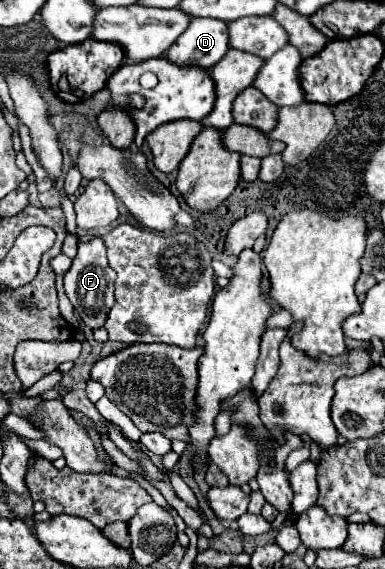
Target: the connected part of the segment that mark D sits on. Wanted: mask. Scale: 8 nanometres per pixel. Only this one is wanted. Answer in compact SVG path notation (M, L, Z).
M192 18L178 42L166 50L164 58L178 66L198 66L210 70L228 52L228 26L212 18Z

